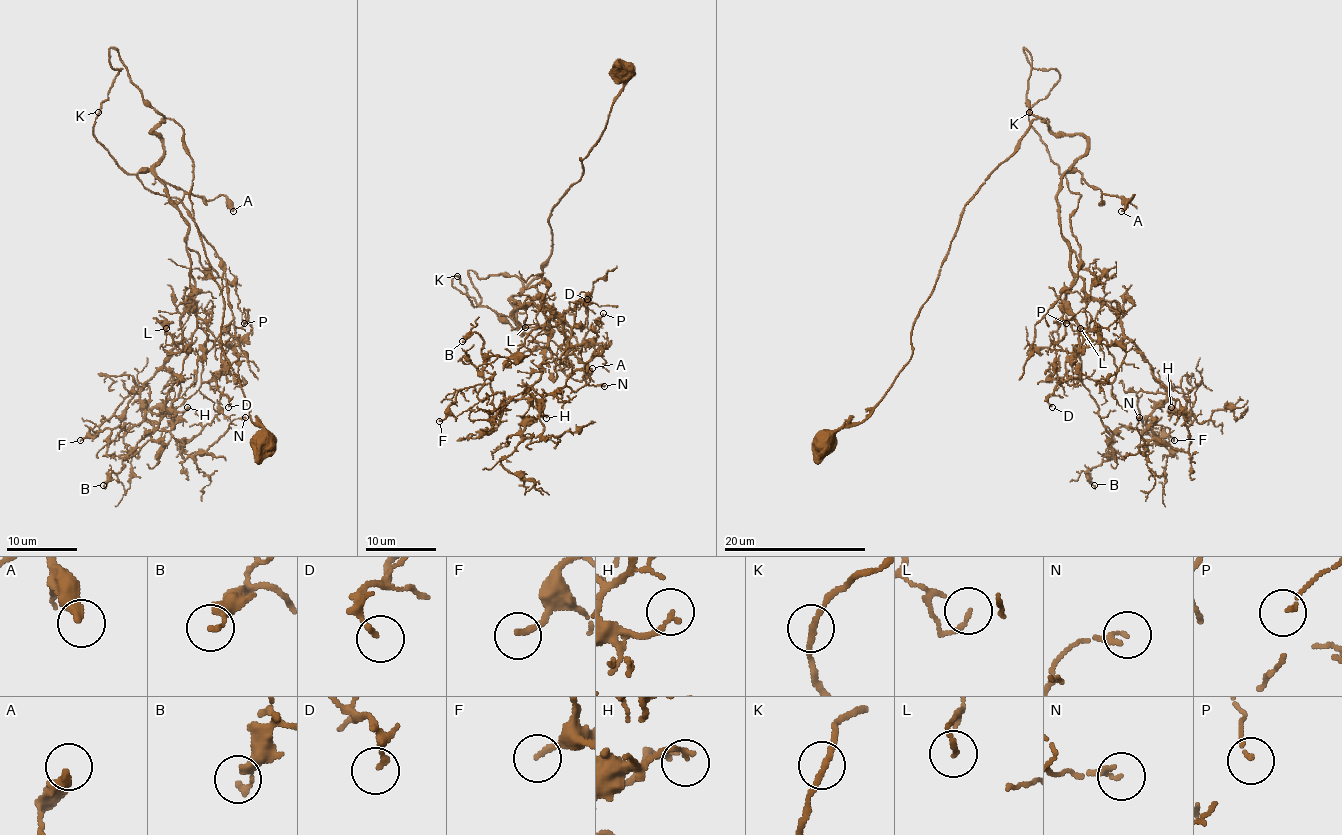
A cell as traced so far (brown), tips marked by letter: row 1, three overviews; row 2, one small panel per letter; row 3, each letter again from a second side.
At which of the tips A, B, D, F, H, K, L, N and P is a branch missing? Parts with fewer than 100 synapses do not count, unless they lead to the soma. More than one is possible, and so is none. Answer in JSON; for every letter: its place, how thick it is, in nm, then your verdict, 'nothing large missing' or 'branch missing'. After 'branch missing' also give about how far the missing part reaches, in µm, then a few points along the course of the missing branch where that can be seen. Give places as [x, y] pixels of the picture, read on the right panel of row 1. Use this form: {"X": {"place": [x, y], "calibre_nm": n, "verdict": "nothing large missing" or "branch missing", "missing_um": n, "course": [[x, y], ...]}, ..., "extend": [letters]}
{"A": {"place": [1121, 211], "calibre_nm": 320, "verdict": "nothing large missing"}, "B": {"place": [1094, 485], "calibre_nm": 150, "verdict": "nothing large missing"}, "D": {"place": [1052, 407], "calibre_nm": 150, "verdict": "nothing large missing"}, "F": {"place": [1174, 440], "calibre_nm": 180, "verdict": "nothing large missing"}, "H": {"place": [1171, 407], "calibre_nm": 140, "verdict": "nothing large missing"}, "K": {"place": [1029, 112], "calibre_nm": 160, "verdict": "nothing large missing"}, "L": {"place": [1080, 328], "calibre_nm": 140, "verdict": "nothing large missing"}, "N": {"place": [1139, 417], "calibre_nm": 170, "verdict": "nothing large missing"}, "P": {"place": [1066, 323], "calibre_nm": 100, "verdict": "nothing large missing"}, "extend": []}

